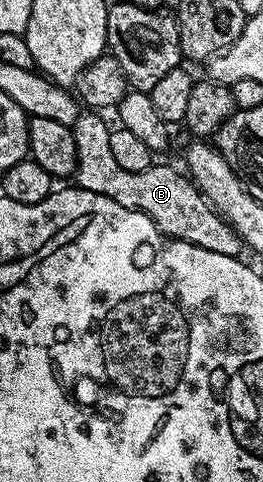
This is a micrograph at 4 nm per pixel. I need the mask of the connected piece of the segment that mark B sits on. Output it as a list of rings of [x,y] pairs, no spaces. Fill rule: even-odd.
[[[85,110],[71,125],[75,146],[77,147],[76,187],[91,190],[95,194],[103,194],[111,198],[111,202],[119,202],[119,206],[127,206],[127,210],[135,210],[147,214],[151,222],[163,236],[173,240],[191,242],[195,246],[203,246],[203,250],[215,250],[215,254],[227,254],[240,257],[243,252],[241,236],[232,224],[221,216],[221,213],[205,199],[200,188],[184,171],[176,172],[161,162],[154,163],[147,170],[123,170],[115,157],[111,155],[110,129],[101,128],[105,124],[104,115],[93,110]]]

